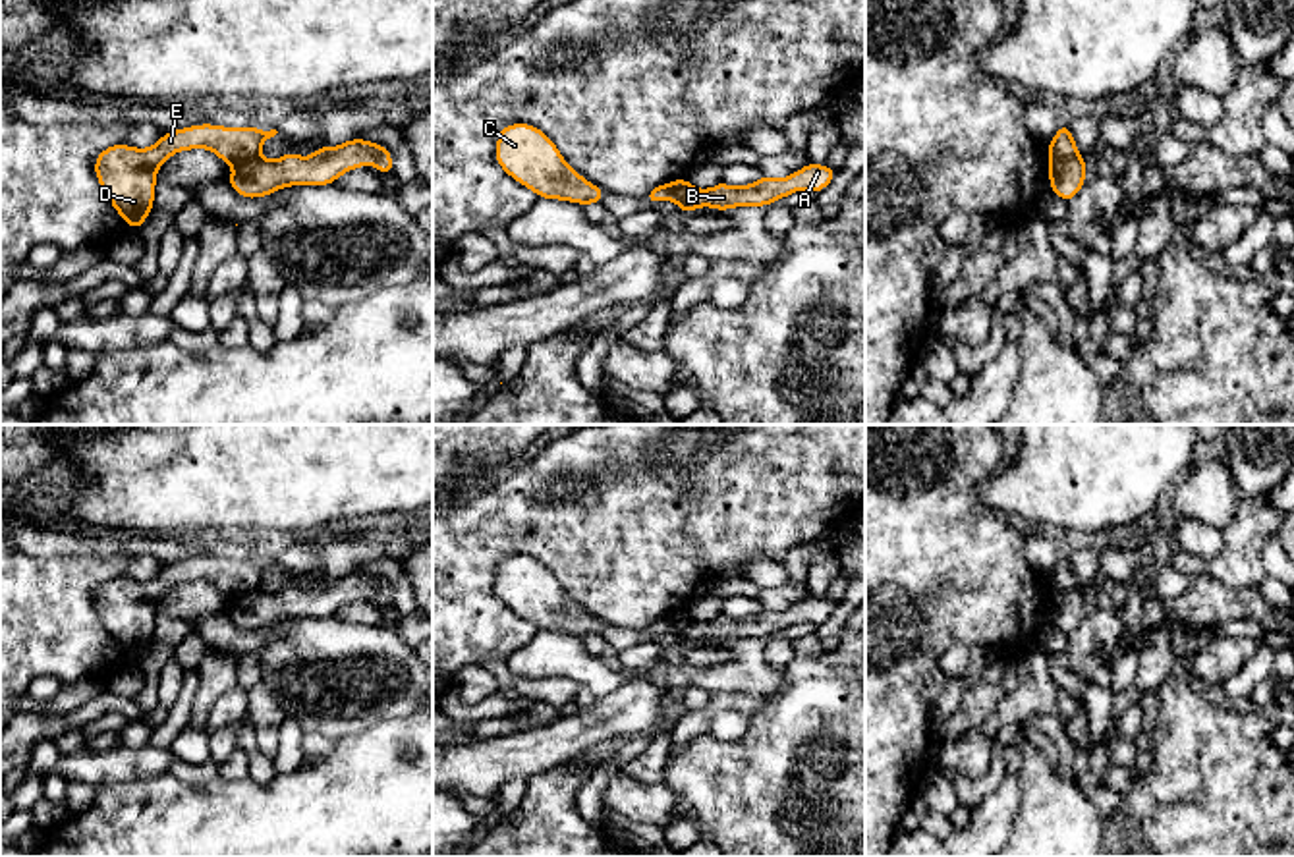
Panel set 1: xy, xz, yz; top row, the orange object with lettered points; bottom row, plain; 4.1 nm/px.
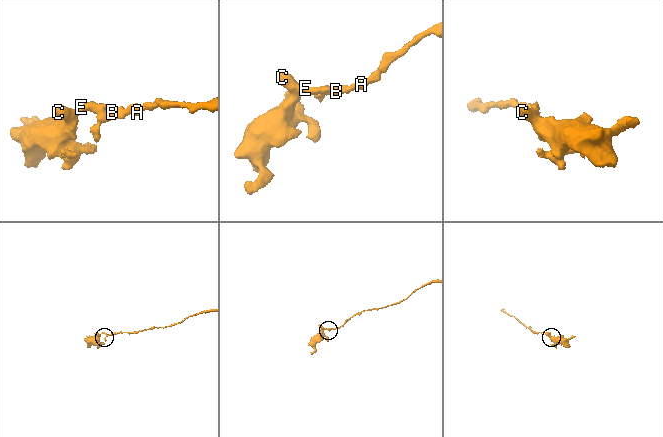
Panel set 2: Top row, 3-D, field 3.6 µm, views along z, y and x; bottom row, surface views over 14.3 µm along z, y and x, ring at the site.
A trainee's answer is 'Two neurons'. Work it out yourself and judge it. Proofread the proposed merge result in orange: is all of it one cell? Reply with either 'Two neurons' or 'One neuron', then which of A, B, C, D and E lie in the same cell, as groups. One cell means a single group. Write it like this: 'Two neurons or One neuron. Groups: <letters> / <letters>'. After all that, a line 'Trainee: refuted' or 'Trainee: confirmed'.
Two neurons. Groups: A B / C D E
Trainee: confirmed

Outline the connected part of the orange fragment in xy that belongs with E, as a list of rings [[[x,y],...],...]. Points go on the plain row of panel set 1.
[[[199,556],[164,566],[153,579],[110,577],[95,591],[102,625],[131,662],[139,662],[153,643],[156,604],[178,583],[209,581],[230,598],[257,591],[267,571],[278,564],[257,558],[224,560]]]

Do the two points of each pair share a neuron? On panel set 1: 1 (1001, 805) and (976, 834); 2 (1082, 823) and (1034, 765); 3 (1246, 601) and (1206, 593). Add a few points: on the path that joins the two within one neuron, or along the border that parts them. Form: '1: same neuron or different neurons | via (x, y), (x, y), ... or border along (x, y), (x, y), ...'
1: same neuron | via (995, 813), (984, 827)
2: same neuron | via (1068, 809), (1038, 778)
3: same neuron | via (1237, 601), (1215, 601)

